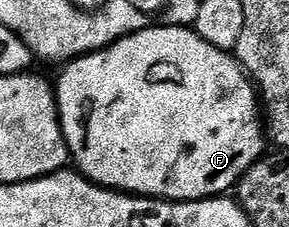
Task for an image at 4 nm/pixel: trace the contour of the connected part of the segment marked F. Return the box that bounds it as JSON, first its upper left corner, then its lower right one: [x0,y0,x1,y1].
[54,26,265,200]

